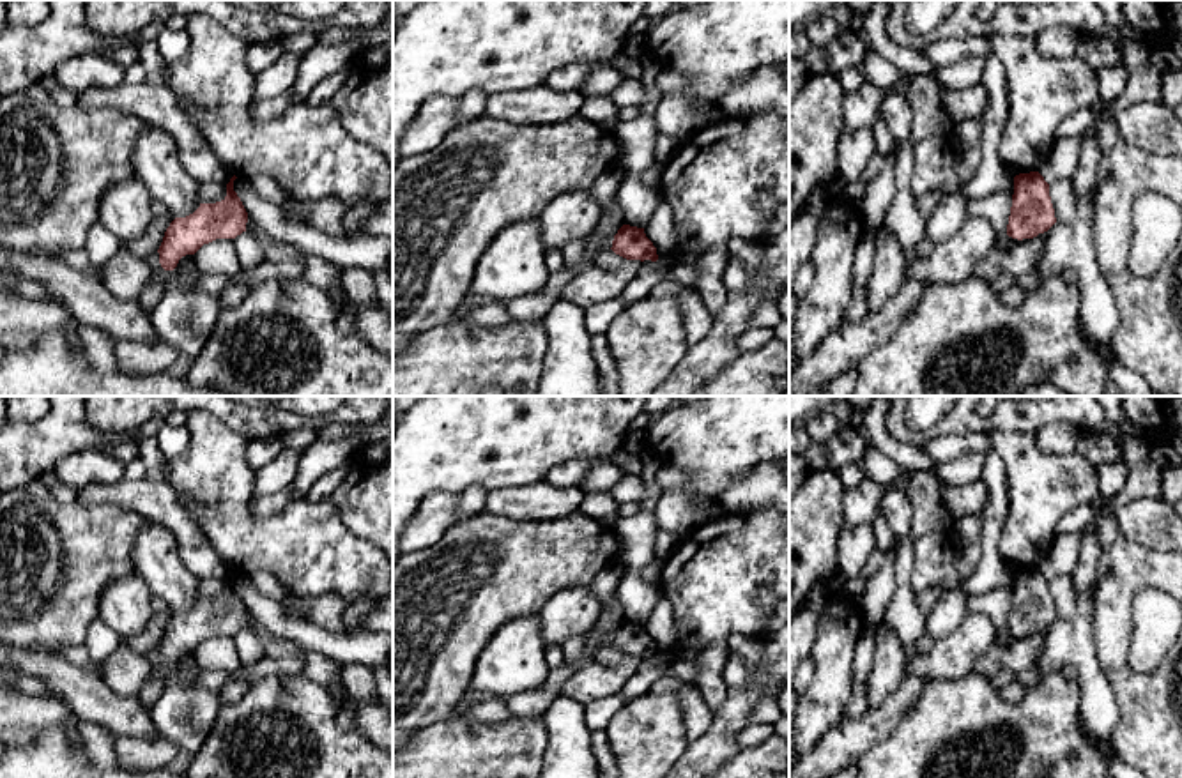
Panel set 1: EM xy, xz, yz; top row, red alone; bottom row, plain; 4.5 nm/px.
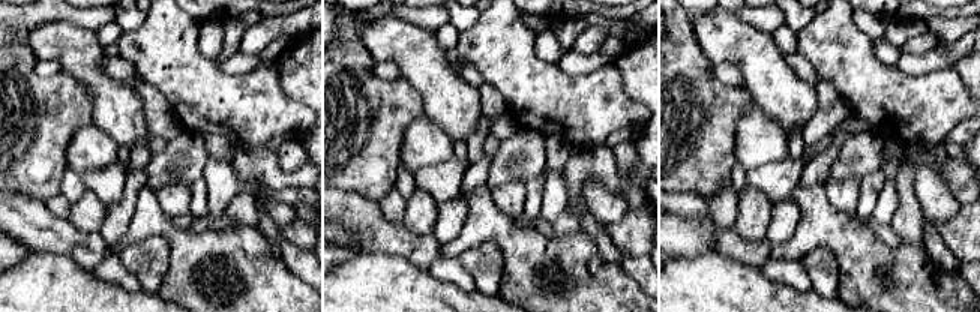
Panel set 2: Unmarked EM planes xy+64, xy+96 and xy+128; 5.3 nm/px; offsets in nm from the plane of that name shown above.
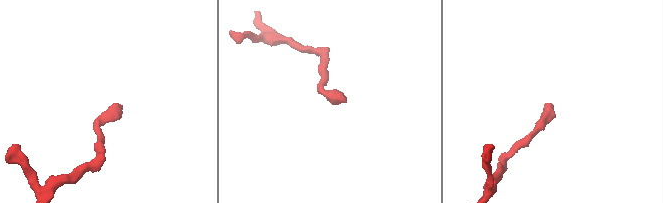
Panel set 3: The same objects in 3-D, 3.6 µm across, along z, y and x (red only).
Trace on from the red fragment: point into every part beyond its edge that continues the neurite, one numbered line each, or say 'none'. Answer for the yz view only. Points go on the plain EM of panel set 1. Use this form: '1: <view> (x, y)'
none

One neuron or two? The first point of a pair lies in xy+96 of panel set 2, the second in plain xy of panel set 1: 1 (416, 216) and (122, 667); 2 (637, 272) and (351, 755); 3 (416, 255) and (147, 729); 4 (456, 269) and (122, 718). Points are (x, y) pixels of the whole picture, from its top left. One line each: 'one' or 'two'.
1: one
2: two
3: one
4: two

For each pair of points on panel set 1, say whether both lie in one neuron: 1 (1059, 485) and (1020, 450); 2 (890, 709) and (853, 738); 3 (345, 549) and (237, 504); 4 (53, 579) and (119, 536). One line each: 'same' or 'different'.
1: same
2: same
3: same
4: same

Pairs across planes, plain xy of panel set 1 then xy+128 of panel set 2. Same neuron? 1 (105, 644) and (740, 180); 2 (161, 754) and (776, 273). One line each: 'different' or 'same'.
1: same
2: same

